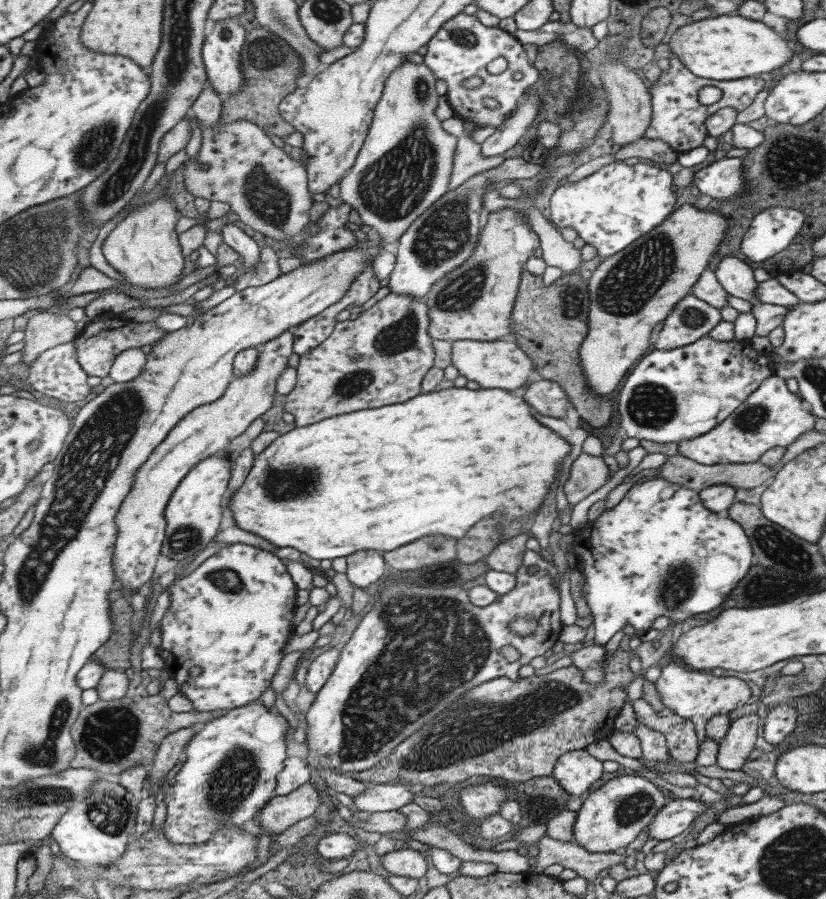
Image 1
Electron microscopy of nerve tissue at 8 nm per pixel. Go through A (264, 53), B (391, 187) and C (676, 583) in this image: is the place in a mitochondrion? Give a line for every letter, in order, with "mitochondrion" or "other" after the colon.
A: mitochondrion
B: mitochondrion
C: mitochondrion

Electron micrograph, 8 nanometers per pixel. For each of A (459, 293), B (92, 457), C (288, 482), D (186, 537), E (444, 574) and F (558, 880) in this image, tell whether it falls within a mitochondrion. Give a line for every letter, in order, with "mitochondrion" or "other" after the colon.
A: mitochondrion
B: mitochondrion
C: mitochondrion
D: mitochondrion
E: mitochondrion
F: other

